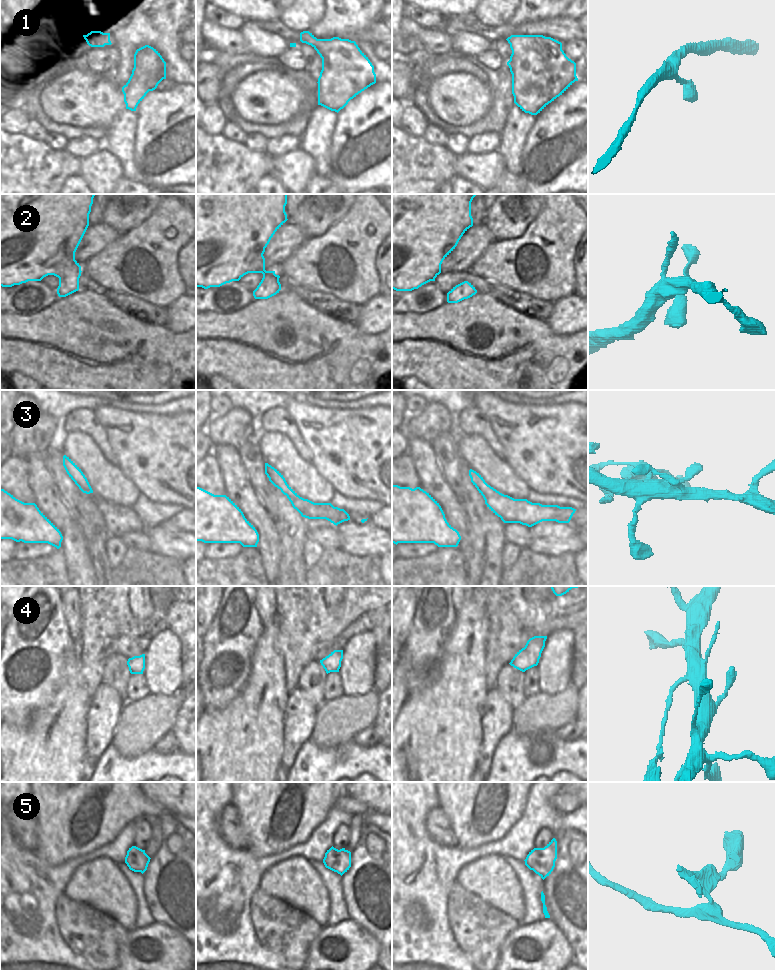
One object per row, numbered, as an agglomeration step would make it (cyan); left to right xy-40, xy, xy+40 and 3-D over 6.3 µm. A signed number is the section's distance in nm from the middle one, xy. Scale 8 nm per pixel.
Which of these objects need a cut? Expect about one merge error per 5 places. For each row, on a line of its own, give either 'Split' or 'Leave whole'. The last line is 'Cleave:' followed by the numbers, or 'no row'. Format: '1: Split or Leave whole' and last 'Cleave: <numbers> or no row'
1: Leave whole
2: Leave whole
3: Leave whole
4: Leave whole
5: Split
Cleave: 5.

